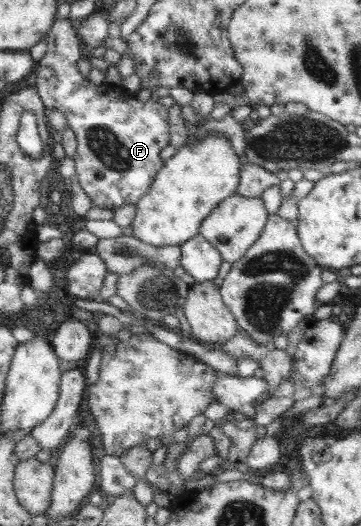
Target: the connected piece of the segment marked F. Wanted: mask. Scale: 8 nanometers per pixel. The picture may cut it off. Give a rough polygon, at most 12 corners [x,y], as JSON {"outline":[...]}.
{"outline":[[57,18],[35,66],[94,206],[136,205],[169,146],[167,108],[79,72]]}

